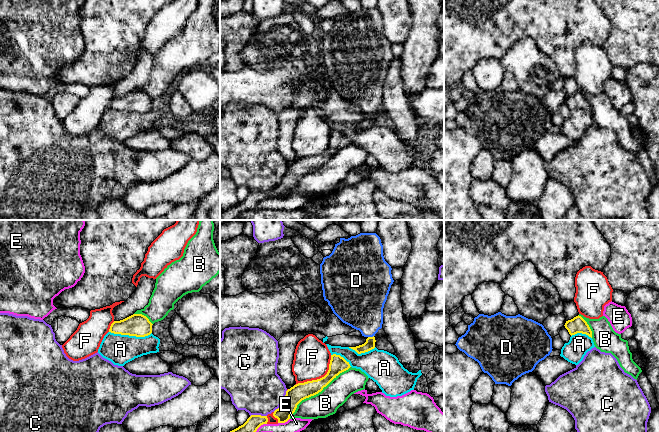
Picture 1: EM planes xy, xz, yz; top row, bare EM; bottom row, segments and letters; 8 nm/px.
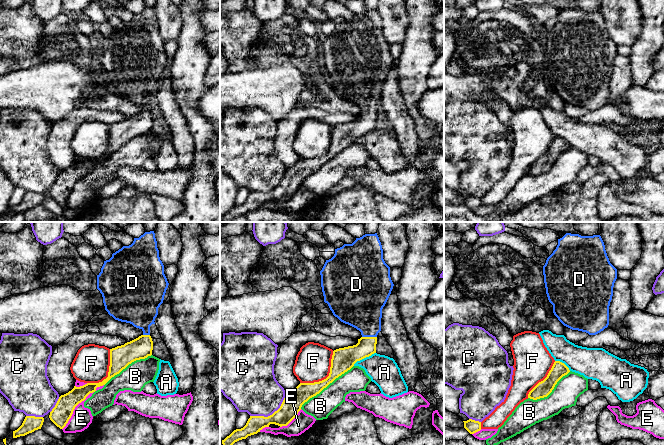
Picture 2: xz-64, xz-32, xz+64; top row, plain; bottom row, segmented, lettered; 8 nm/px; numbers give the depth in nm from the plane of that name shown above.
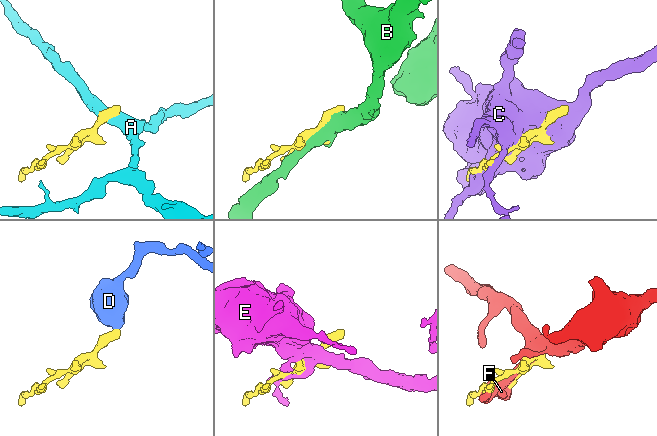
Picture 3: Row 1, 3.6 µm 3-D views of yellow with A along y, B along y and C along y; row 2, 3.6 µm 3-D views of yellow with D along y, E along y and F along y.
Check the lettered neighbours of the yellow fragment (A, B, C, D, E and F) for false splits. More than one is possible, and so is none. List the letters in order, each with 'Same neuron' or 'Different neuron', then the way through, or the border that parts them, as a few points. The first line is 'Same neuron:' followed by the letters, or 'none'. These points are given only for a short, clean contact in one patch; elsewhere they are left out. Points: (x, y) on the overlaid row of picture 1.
Same neuron: D
A: Different neuron. Boundary: xy (109, 331), (115, 334), (136, 336), (147, 336), (151, 333)
B: Different neuron
C: Different neuron
D: Same neuron. Path across: xz (370, 341), (370, 337), (368, 318), (361, 308)
E: Different neuron
F: Different neuron

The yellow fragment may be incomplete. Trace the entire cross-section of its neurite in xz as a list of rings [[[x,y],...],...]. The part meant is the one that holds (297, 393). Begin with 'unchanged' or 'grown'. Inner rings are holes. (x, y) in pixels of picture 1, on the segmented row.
unchanged; [[[331,355],[327,374],[320,379],[298,383],[288,389],[285,399],[282,401],[280,407],[274,411],[273,416],[278,419],[278,423],[287,422],[302,400],[321,392],[334,378],[350,367],[349,362],[340,355]]]

